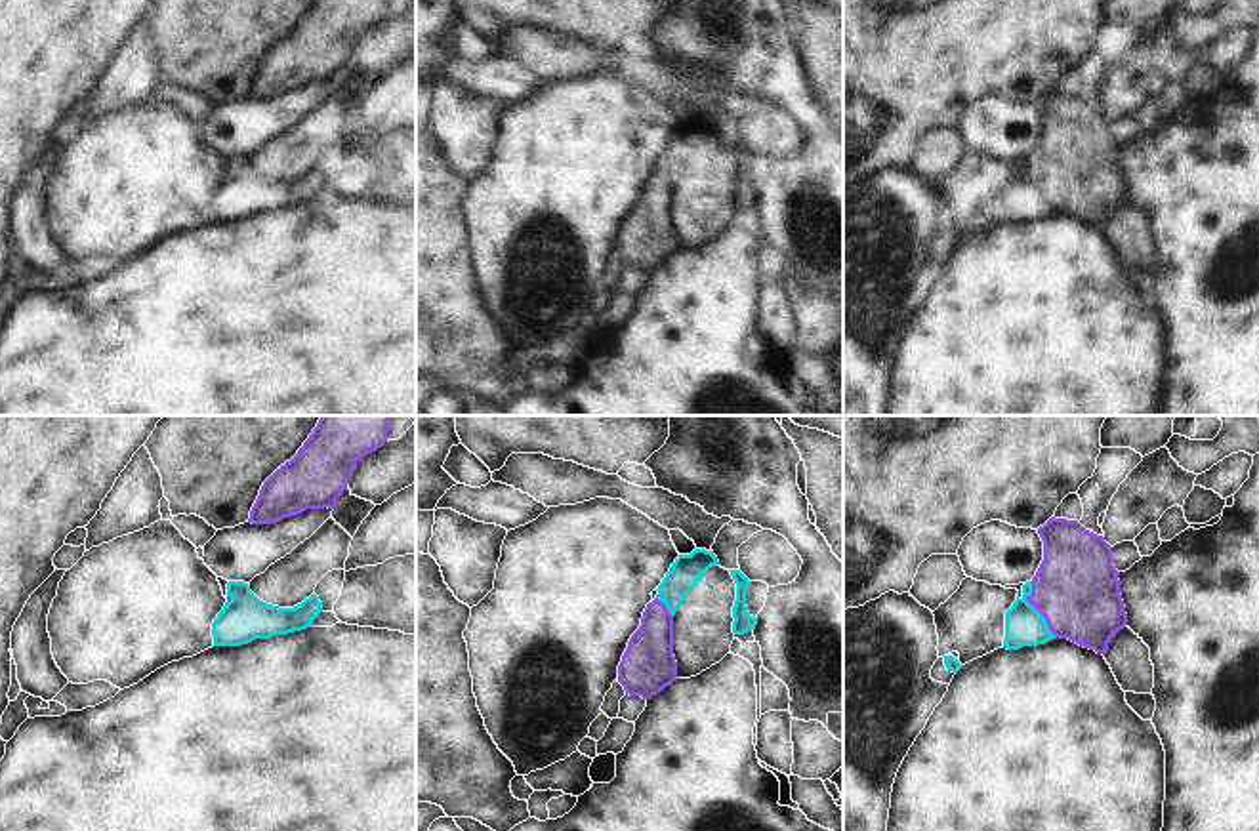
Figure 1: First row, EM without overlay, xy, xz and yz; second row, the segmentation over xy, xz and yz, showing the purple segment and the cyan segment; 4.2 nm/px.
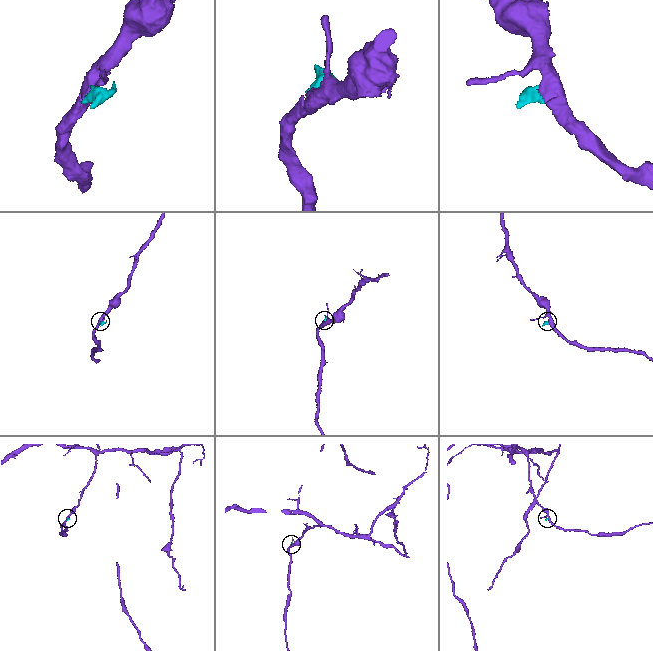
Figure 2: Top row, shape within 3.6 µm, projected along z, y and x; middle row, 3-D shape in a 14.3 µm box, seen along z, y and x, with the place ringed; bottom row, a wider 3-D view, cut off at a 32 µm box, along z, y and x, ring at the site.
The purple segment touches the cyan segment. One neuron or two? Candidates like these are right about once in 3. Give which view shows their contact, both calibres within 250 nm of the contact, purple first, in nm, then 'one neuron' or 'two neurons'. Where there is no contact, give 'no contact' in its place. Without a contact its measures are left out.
meets purple in yz; 360 nm thick on the purple side, 170 nm on the other; one neuron

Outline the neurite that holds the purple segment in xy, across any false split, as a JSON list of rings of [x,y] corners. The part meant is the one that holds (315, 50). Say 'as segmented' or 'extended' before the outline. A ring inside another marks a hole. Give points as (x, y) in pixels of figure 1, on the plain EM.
as segmented; [[[315,0],[298,27],[261,59],[248,95],[275,97],[307,82],[334,82],[357,34],[387,15],[387,0]]]

